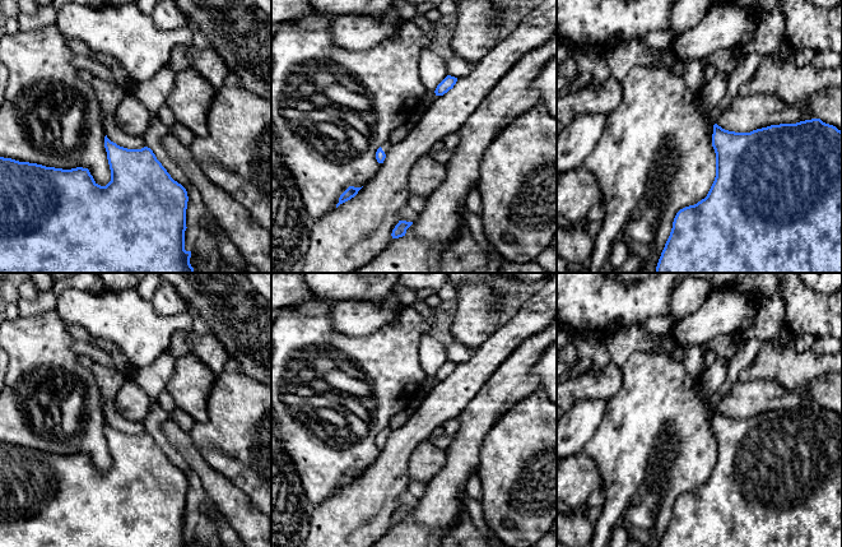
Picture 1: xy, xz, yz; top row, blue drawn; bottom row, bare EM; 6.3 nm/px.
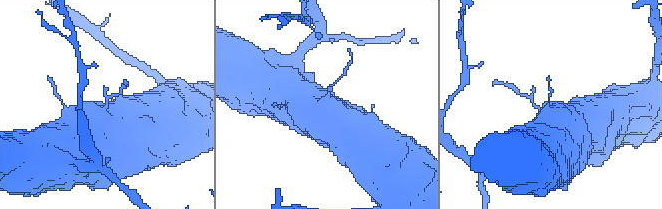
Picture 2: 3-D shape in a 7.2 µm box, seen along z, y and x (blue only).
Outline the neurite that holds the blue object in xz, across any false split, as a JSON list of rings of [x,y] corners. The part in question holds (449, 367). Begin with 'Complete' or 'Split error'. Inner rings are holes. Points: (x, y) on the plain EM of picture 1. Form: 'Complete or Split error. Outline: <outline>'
Complete. Outline: [[[447,361],[436,374],[434,379],[436,381],[443,381],[445,379],[447,379],[450,375],[453,374],[453,371],[456,370],[457,363]]]

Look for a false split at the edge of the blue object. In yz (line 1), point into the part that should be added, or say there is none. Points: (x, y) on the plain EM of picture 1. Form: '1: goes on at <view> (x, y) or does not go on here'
1: does not go on here

